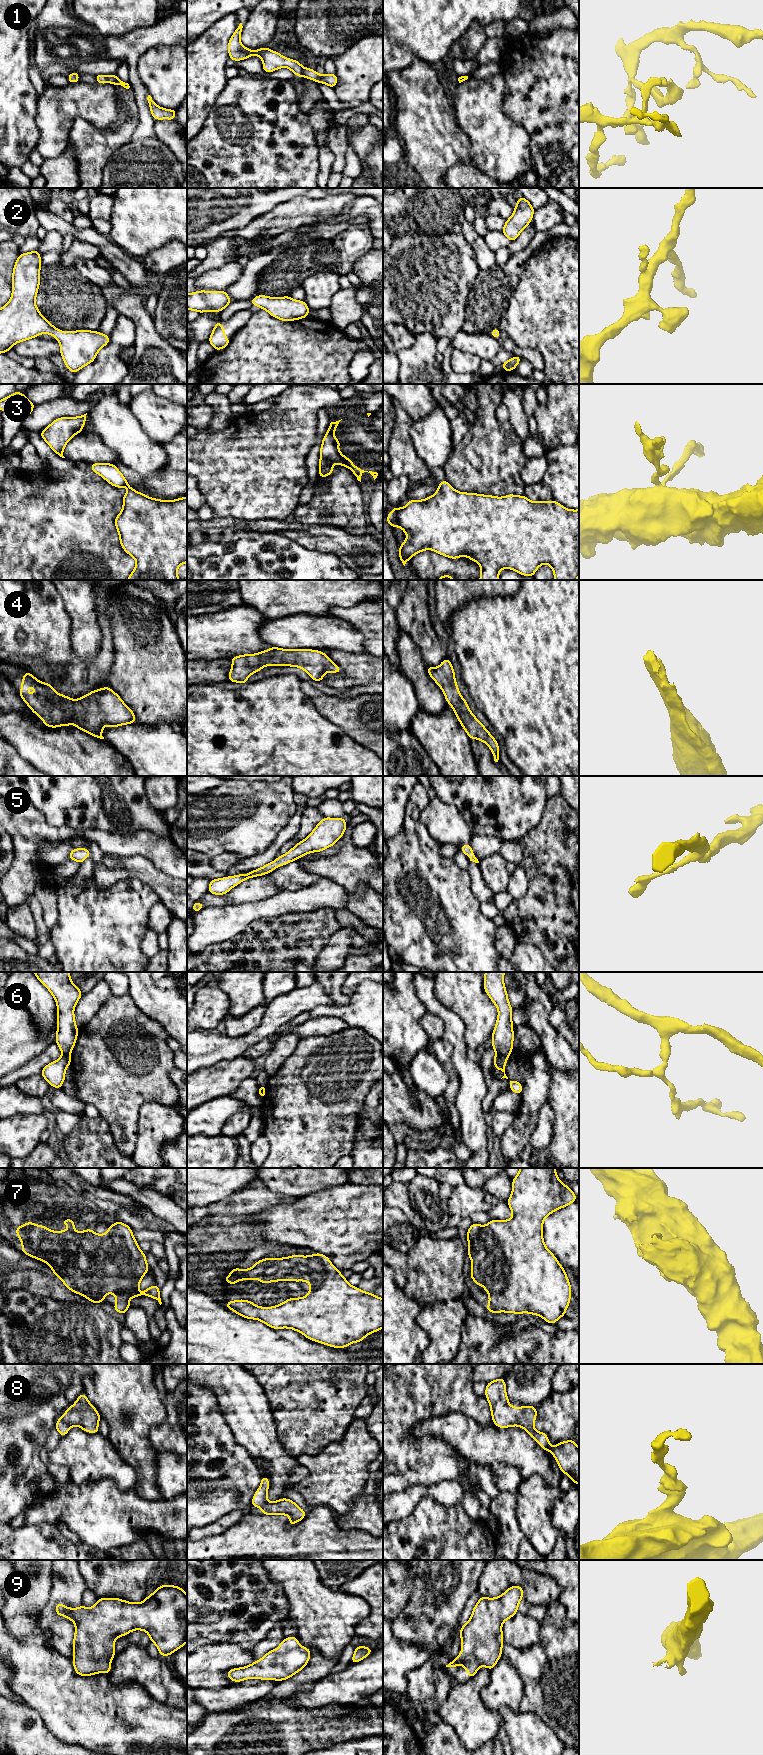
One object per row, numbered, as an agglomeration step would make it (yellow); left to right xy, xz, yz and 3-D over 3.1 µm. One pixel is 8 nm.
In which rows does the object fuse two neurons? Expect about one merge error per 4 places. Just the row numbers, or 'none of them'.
1, 6

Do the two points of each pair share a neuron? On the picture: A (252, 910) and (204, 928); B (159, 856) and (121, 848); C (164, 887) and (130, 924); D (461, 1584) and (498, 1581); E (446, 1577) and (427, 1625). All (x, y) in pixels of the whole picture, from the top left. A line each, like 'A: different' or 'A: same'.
A: same
B: same
C: different
D: different
E: same

